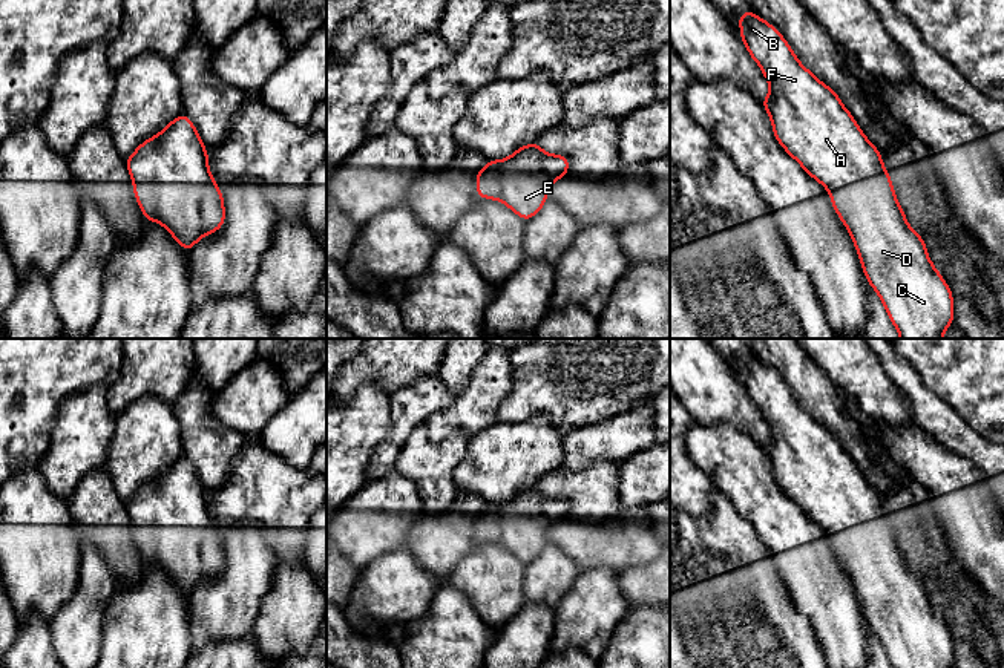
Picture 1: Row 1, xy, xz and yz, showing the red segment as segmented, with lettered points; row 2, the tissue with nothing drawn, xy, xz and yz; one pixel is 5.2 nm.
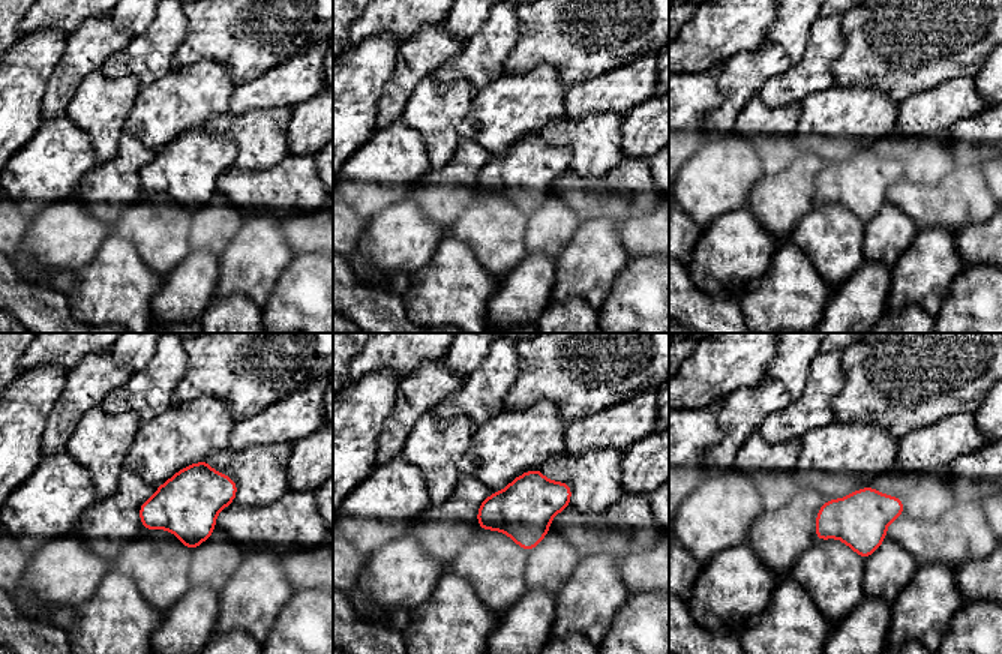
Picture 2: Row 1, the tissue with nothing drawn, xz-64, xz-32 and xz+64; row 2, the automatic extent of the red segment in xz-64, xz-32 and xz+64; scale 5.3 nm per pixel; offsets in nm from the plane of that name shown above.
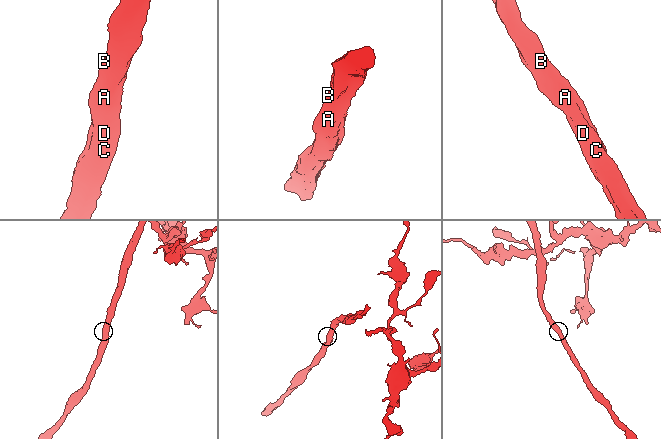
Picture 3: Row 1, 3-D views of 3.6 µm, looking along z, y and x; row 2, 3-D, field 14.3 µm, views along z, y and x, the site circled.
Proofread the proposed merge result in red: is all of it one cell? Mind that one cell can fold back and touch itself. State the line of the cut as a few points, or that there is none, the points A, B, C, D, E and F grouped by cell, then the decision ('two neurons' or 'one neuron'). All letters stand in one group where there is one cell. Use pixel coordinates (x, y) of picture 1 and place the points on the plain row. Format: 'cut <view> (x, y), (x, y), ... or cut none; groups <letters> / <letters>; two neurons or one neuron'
cut none; groups A B C D E F; one neuron

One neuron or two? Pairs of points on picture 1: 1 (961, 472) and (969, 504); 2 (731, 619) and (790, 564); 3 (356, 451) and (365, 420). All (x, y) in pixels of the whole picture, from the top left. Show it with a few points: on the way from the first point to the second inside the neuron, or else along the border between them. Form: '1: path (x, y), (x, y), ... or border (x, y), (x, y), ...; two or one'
1: path (955, 480), (954, 489), (961, 497); one
2: border (771, 556), (796, 607); two
3: path (356, 443), (357, 428); one

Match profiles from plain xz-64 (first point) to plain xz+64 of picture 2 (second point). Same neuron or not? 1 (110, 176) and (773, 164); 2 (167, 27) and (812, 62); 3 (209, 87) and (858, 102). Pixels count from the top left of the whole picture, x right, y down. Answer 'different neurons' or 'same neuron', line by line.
1: different neurons
2: same neuron
3: same neuron

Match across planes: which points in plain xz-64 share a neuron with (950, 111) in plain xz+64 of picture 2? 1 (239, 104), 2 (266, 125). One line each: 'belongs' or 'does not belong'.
1: belongs
2: does not belong

